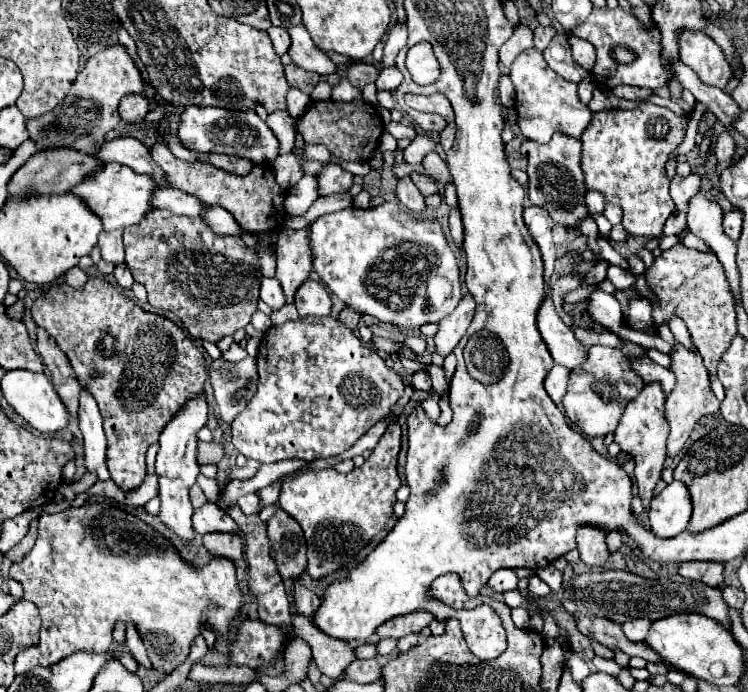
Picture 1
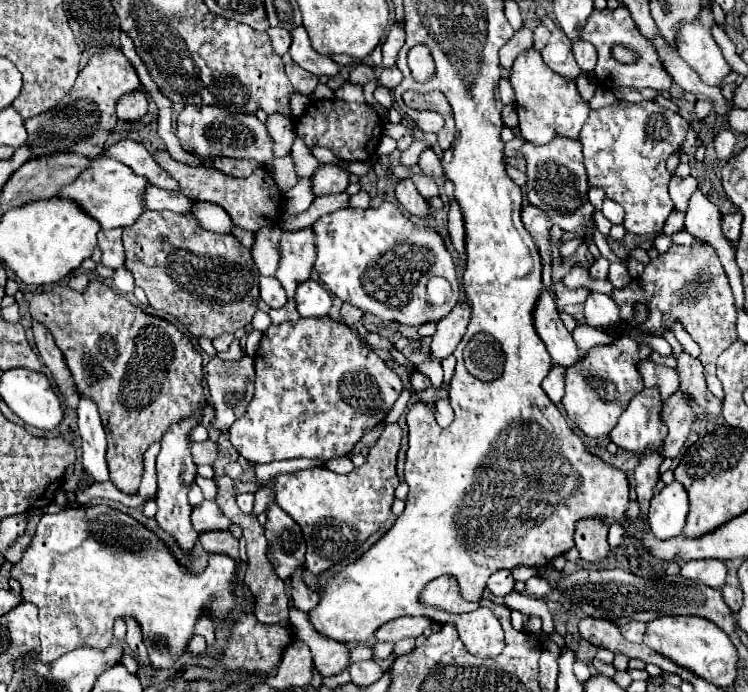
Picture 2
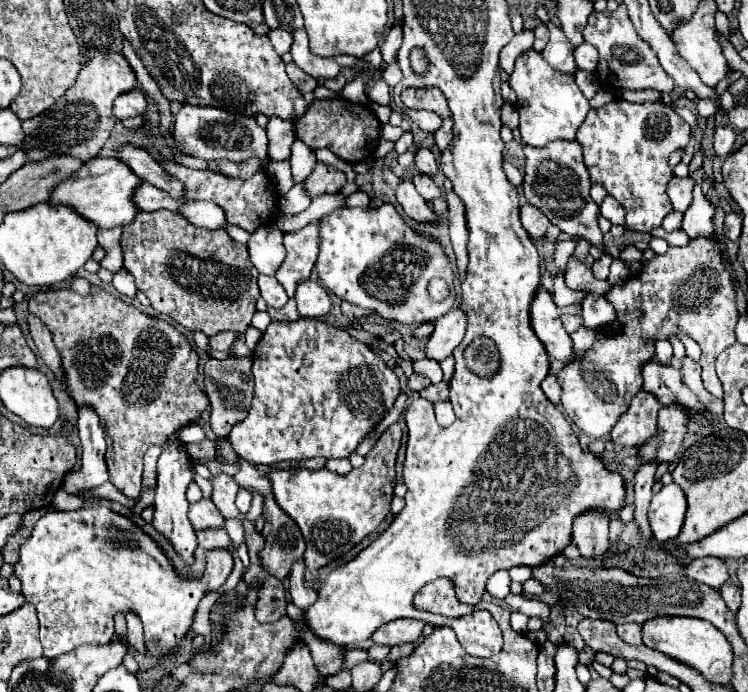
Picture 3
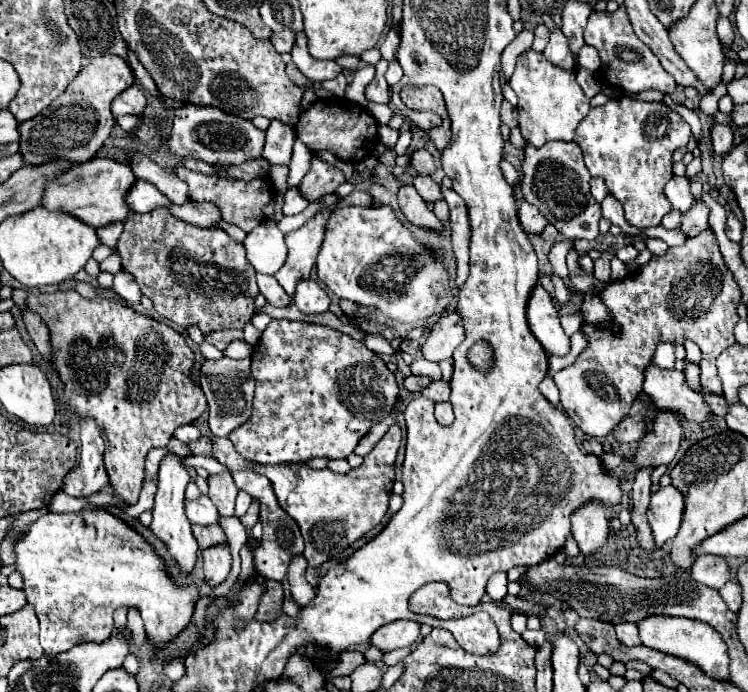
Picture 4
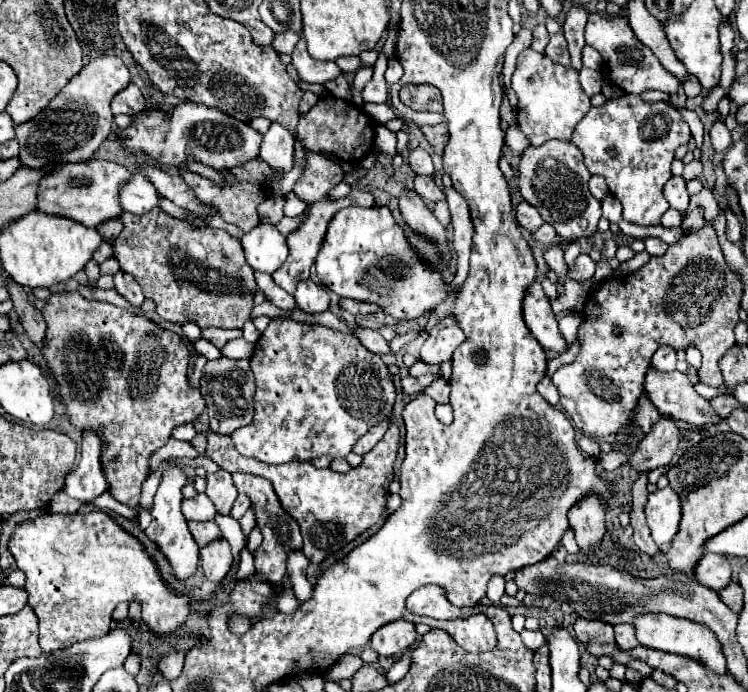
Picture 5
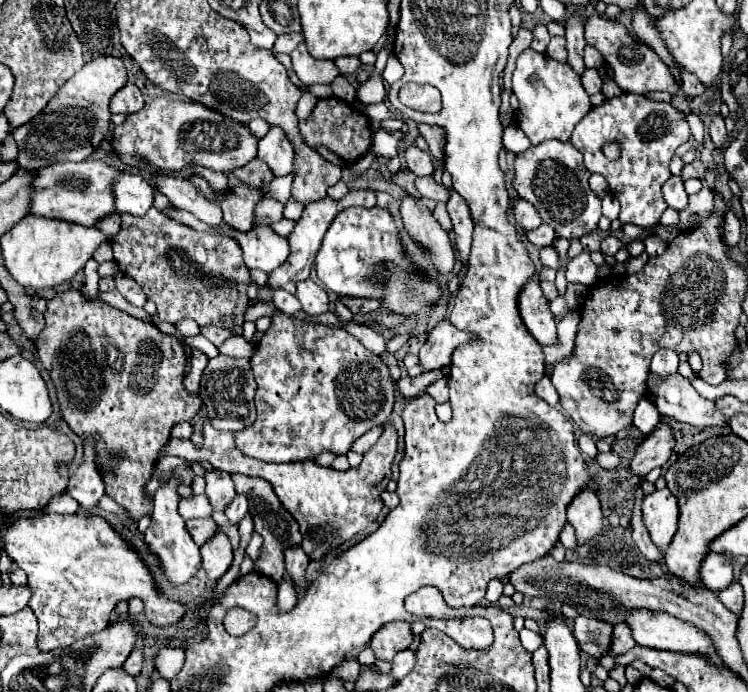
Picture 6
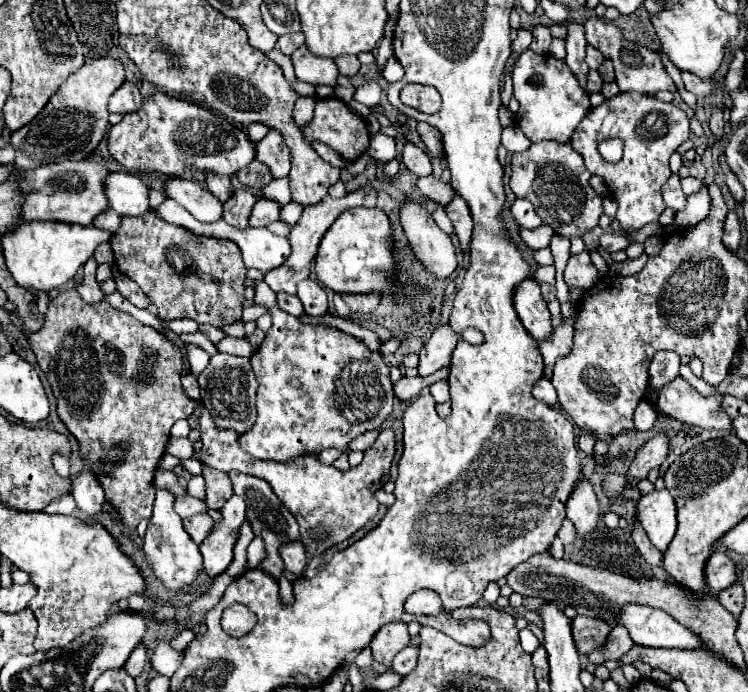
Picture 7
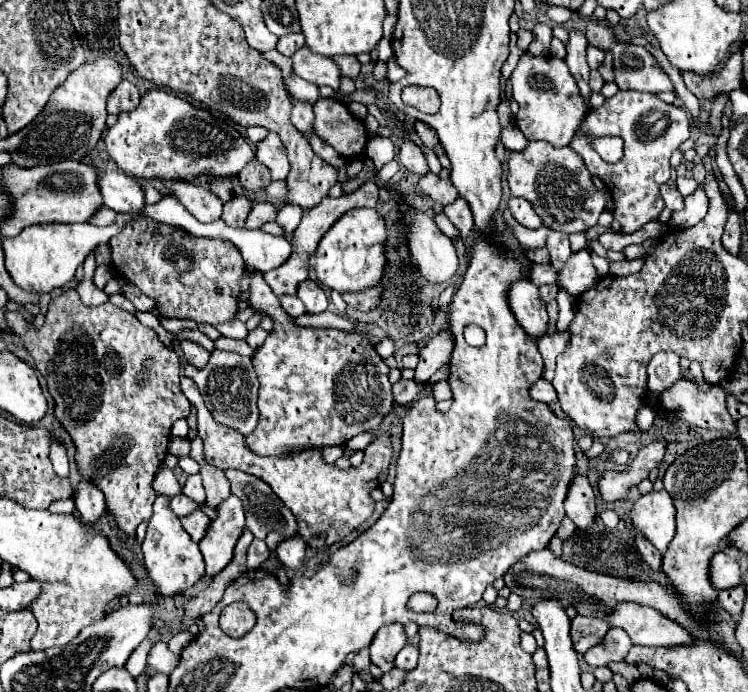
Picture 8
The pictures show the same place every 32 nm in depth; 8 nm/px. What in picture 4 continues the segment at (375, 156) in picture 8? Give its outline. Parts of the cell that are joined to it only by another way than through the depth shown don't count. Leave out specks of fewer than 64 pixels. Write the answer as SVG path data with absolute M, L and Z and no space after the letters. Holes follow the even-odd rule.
M386 124L386 126L380 126L380 128L378 128L378 136L380 136L380 142L384 142L384 144L390 146L390 148L394 148L394 144L396 144L396 140L398 140L398 136L400 136L400 130L394 130L394 128L390 128L390 126Z

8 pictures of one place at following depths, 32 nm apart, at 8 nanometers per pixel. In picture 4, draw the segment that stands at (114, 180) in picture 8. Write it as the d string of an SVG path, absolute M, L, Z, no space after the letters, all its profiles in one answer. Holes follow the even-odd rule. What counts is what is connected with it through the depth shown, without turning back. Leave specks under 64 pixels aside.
M136 180L136 188L132 188L132 192L128 194L128 202L132 204L134 212L152 212L156 208L170 208L174 204L146 180Z

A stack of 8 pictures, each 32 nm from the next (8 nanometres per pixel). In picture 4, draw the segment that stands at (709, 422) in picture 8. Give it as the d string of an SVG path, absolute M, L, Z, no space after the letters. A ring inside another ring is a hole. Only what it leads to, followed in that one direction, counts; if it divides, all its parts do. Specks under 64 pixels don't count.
M648 364L644 376L644 392L656 400L658 408L676 408L676 412L690 422L702 422L712 416L704 400L688 388L680 370L664 370L656 364Z

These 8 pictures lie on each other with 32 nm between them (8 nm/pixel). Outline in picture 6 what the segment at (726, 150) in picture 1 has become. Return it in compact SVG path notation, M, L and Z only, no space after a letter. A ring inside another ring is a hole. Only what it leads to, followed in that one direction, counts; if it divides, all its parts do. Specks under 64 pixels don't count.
M716 114L714 120L712 120L712 124L710 124L710 138L712 138L712 142L714 142L714 146L718 150L724 150L726 144L728 144L728 140L730 140L728 130L724 126L724 118L720 114Z

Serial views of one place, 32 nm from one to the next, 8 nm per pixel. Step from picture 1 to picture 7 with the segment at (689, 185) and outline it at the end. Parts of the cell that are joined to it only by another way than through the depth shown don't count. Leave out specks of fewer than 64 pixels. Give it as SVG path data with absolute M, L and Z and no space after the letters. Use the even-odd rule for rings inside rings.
M672 174L670 180L664 184L662 188L662 196L664 196L664 202L668 208L672 210L684 210L686 208L686 194L682 192L682 186L680 186L680 176Z

